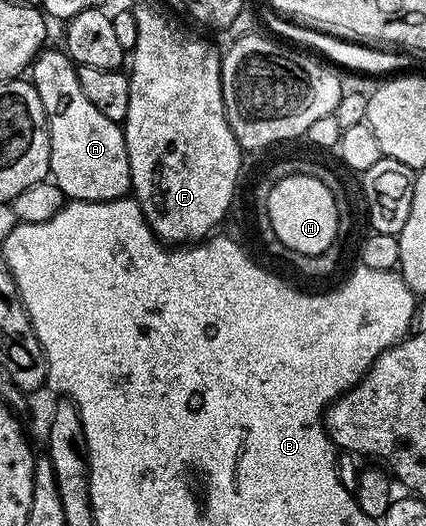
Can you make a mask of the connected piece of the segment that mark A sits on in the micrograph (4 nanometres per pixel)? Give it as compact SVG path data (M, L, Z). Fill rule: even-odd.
M45 48L30 67L30 81L42 100L50 136L51 181L74 202L109 202L131 191L130 160L121 123L102 116L78 84L76 66L63 49Z

